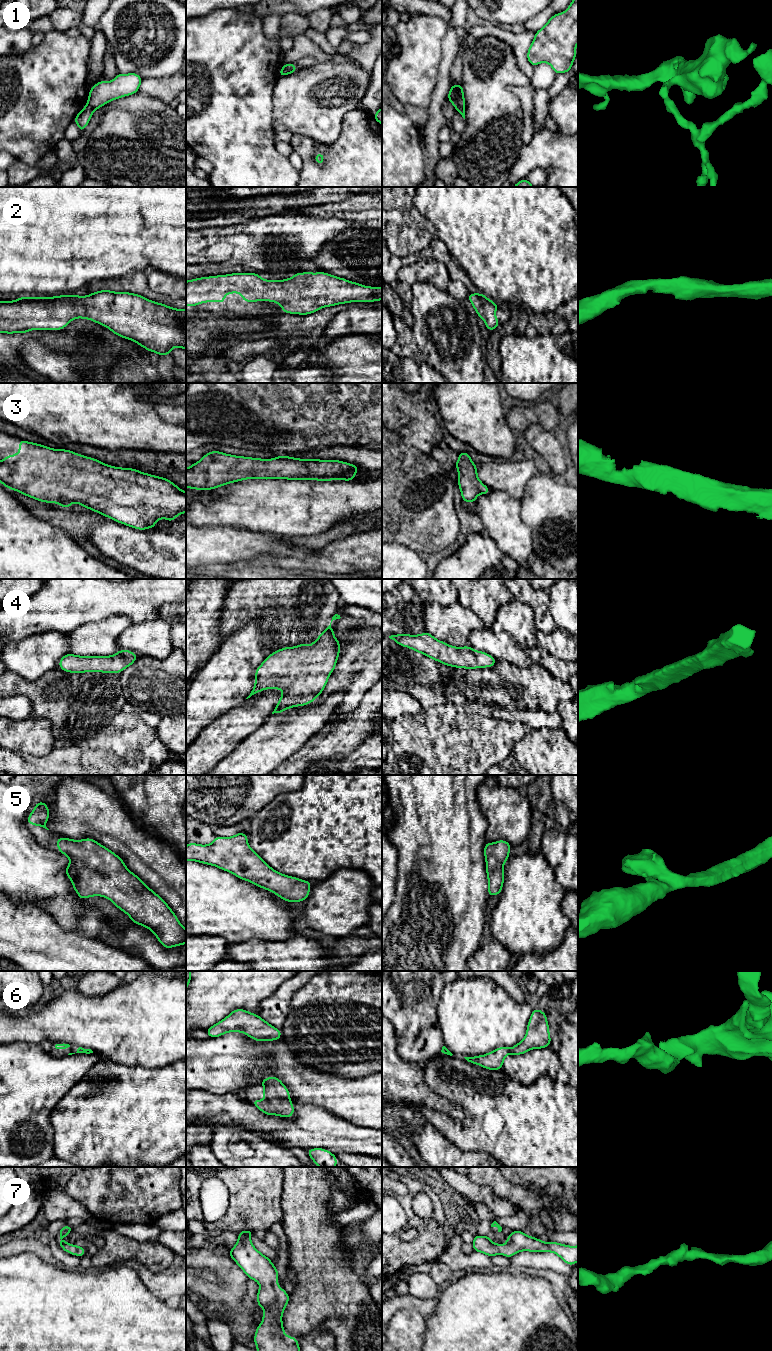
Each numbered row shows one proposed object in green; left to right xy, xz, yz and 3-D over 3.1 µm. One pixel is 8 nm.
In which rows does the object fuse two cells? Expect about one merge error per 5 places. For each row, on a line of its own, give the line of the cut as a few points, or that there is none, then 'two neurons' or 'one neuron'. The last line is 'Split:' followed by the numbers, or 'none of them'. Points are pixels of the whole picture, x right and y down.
1: cut in xz along (284, 65), (288, 73); two neurons
2: no cut; one neuron
3: no cut; one neuron
4: no cut; one neuron
5: no cut; one neuron
6: no cut; one neuron
7: no cut; one neuron
Split: 1

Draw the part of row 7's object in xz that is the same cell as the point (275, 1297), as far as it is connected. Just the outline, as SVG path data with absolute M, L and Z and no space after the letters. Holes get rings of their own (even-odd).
M250 1230L238 1233L237 1244L228 1254L249 1279L261 1285L257 1292L257 1304L263 1308L264 1313L253 1338L256 1351L300 1351L297 1338L287 1336L282 1323L289 1294L277 1285L277 1268L253 1246L250 1239L252 1234Z

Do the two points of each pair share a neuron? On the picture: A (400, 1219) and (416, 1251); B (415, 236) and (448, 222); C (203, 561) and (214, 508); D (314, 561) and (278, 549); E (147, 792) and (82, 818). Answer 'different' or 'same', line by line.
A: different
B: different
C: different
D: different
E: different

